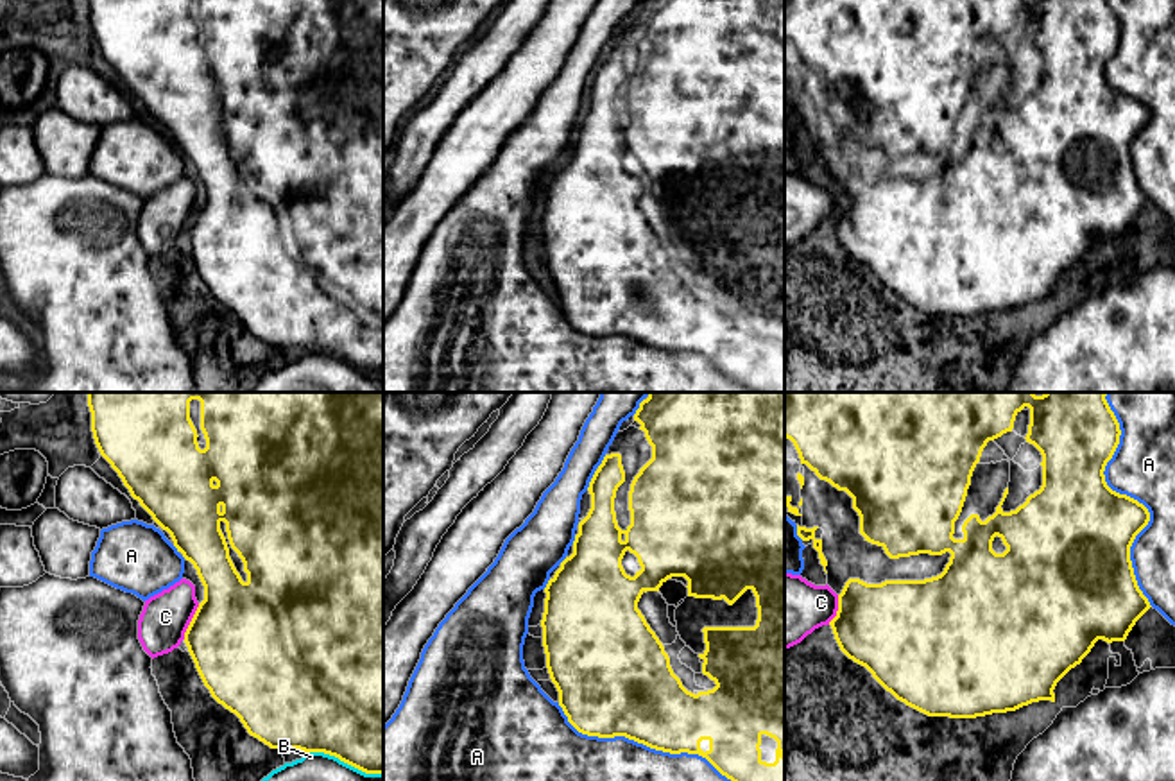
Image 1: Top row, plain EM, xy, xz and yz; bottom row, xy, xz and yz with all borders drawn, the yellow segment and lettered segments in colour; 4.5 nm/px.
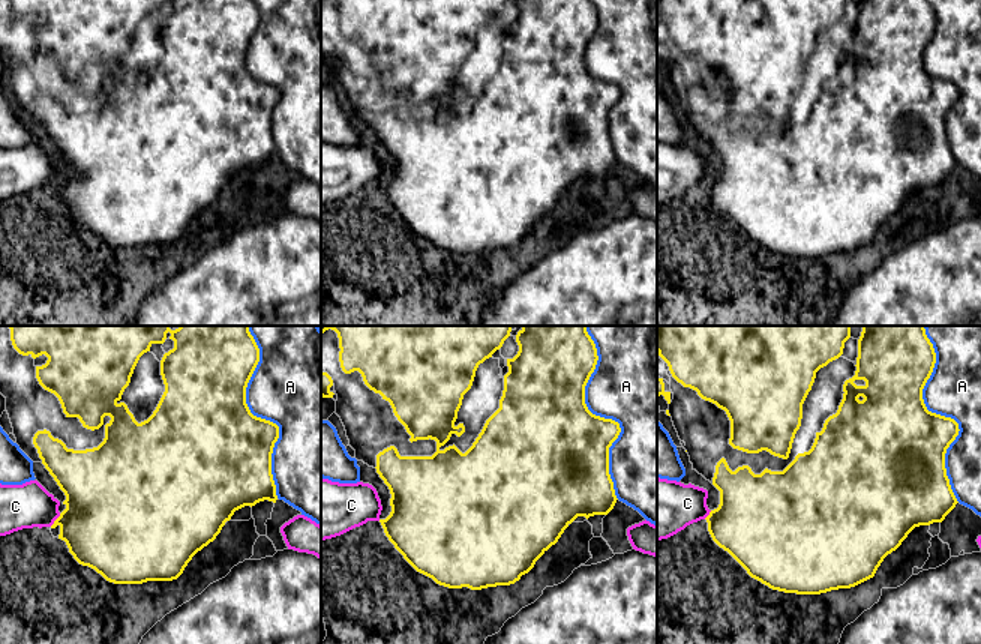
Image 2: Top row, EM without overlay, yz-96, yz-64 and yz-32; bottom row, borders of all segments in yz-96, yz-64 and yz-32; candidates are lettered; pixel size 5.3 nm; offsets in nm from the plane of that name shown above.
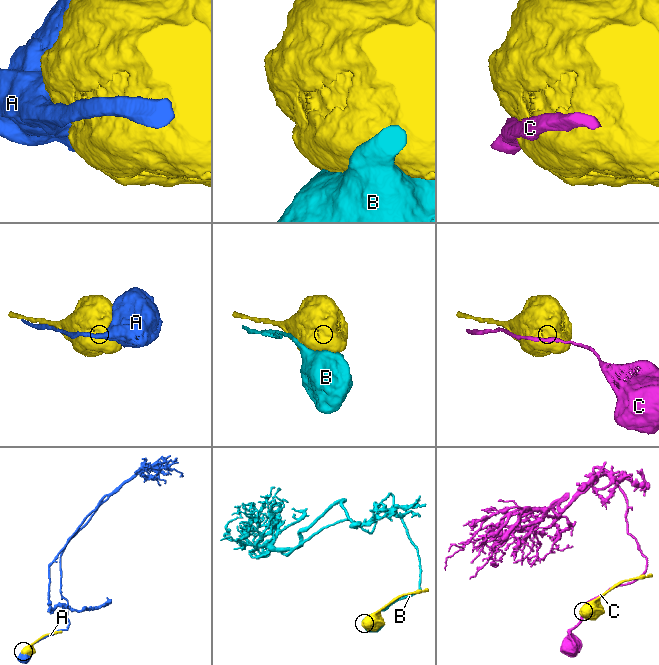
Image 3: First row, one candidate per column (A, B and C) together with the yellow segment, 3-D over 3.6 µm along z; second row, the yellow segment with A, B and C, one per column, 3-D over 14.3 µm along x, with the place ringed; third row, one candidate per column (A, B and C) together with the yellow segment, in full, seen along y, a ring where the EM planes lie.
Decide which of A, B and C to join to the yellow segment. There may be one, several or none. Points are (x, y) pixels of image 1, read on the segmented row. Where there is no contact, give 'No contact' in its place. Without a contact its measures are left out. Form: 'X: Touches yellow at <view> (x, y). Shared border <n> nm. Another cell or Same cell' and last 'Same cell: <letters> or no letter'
A: Touches yellow at yz (1129, 497). Shared border 1000 nm. Another cell
B: Touches yellow at xy (344, 762). Shared border 360 nm. Another cell
C: Touches yellow at xy (190, 622). Shared border 180 nm. Another cell
Same cell: no letter

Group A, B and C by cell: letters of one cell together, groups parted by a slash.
A / B / C

